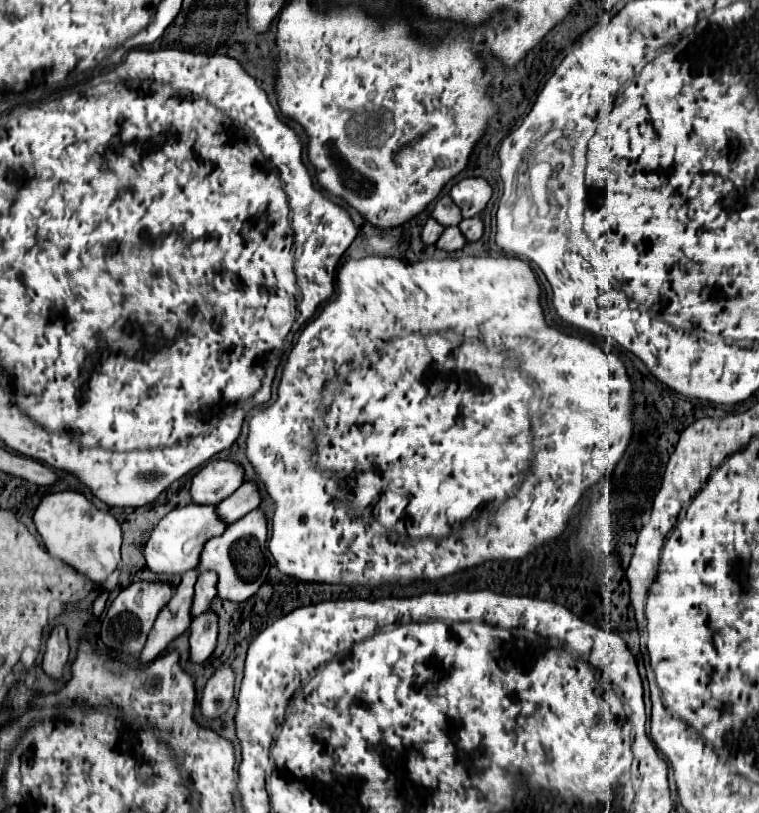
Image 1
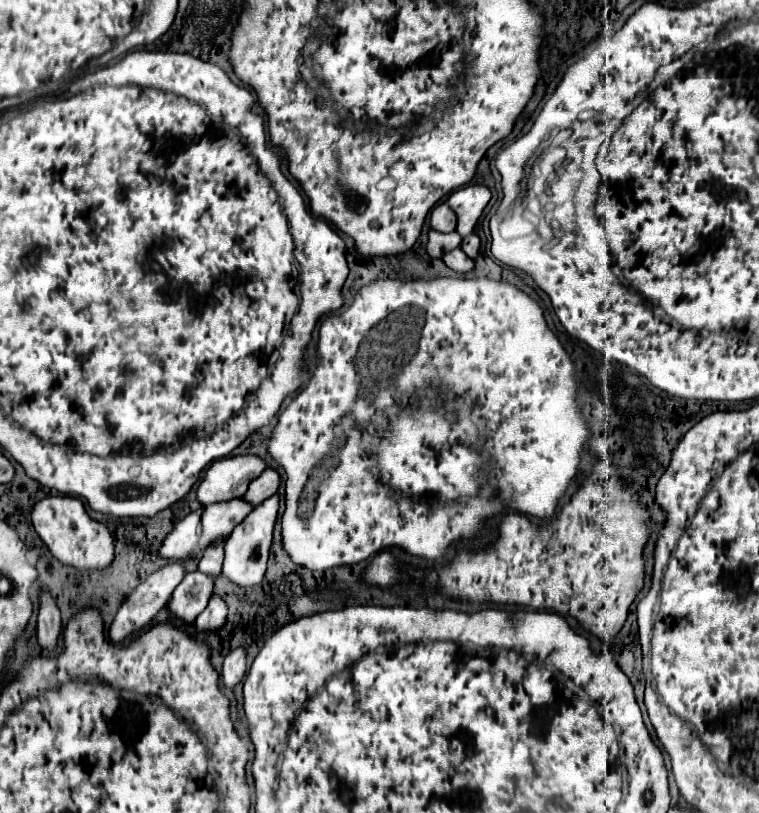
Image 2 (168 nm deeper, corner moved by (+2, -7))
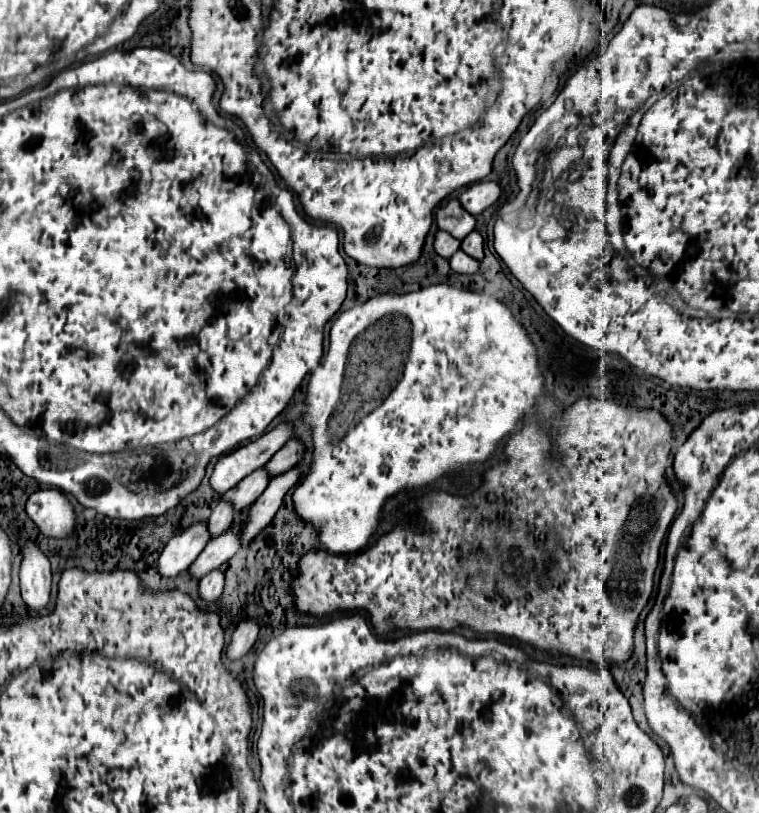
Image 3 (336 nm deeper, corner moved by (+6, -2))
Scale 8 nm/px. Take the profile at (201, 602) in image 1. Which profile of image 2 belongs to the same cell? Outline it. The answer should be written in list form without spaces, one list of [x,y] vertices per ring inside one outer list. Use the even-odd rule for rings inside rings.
[[[226,536],[224,540],[216,540],[216,544],[212,544],[212,548],[206,548],[204,554],[202,554],[202,560],[198,564],[198,568],[214,578],[218,578],[220,570],[222,570],[222,562],[224,562],[224,542],[226,542]]]

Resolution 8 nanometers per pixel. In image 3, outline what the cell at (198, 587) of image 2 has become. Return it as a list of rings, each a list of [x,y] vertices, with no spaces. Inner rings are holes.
[[[232,525],[228,535],[222,535],[220,539],[212,539],[206,545],[206,549],[200,553],[200,557],[190,565],[190,569],[188,569],[190,579],[200,581],[204,575],[218,569],[222,563],[226,563],[238,549],[240,549],[238,527]]]

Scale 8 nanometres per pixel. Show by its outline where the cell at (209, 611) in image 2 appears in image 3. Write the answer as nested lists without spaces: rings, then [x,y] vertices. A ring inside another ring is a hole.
[[[220,569],[208,573],[202,581],[200,581],[200,599],[206,603],[216,603],[222,597],[222,587],[224,587],[224,575]]]

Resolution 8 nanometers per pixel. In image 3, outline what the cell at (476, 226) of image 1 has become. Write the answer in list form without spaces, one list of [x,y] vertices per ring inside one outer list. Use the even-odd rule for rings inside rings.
[[[472,231],[470,235],[466,235],[462,239],[462,251],[468,253],[470,257],[482,261],[482,257],[484,257],[484,253],[482,253],[482,237],[480,237],[478,231]]]

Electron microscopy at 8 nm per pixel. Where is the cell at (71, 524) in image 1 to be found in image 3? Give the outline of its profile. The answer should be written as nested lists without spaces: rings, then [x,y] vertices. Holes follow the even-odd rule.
[[[40,489],[40,491],[32,493],[30,499],[26,501],[26,513],[38,525],[40,533],[46,537],[52,537],[52,539],[66,539],[76,529],[76,511],[74,511],[72,503],[68,501],[68,497],[56,489]]]

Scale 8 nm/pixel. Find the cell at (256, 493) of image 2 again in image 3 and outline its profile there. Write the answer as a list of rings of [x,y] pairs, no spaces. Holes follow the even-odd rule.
[[[298,441],[284,443],[284,447],[280,451],[276,451],[274,457],[266,463],[266,473],[270,477],[278,477],[278,475],[286,473],[288,469],[292,469],[300,461],[302,451],[304,451],[304,447]]]

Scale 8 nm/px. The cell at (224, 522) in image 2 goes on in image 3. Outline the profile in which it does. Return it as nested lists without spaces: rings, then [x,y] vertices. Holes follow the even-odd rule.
[[[256,469],[254,473],[244,477],[244,481],[240,481],[234,489],[226,491],[222,495],[222,499],[226,503],[230,503],[236,513],[240,513],[240,509],[250,507],[264,493],[264,489],[268,487],[268,481],[270,481],[270,477],[266,475],[266,471],[264,469]]]

